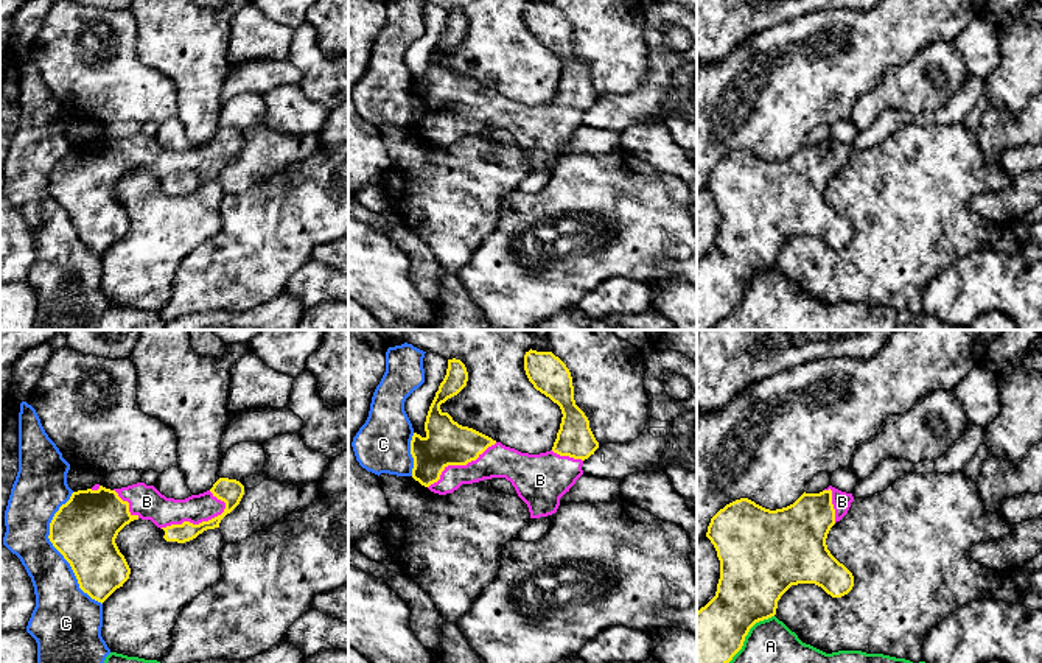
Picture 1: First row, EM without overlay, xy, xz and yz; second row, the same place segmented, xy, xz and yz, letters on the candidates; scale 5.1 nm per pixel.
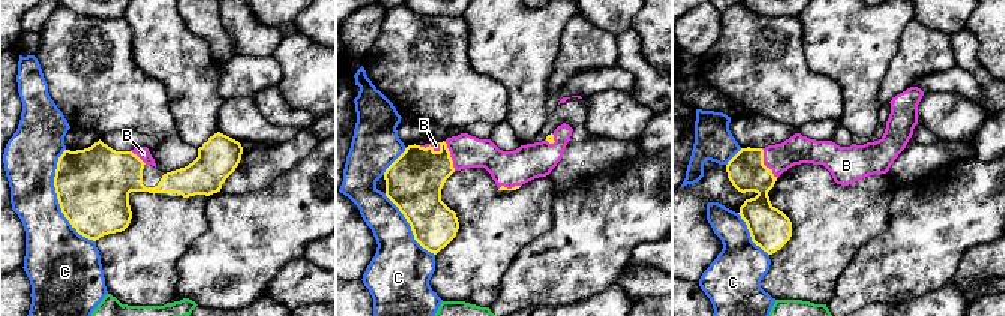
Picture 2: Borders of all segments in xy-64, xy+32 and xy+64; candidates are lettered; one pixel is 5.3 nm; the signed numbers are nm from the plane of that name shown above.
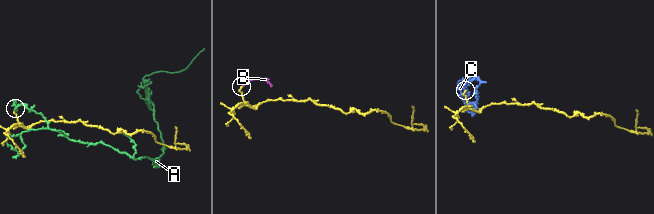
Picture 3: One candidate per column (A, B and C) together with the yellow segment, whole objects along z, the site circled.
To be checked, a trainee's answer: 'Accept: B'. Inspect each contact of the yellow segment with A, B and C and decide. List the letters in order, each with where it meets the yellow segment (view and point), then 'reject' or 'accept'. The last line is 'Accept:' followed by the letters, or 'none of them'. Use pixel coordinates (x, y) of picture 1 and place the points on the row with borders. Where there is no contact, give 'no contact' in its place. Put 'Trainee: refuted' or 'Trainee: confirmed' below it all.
A: meets yellow in yz at (747, 634); reject
B: meets yellow in xy at (195, 525); accept
C: meets yellow in xy at (58, 550); reject
Accept: B
Trainee: confirmed

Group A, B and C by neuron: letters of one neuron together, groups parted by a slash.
A / B / C

